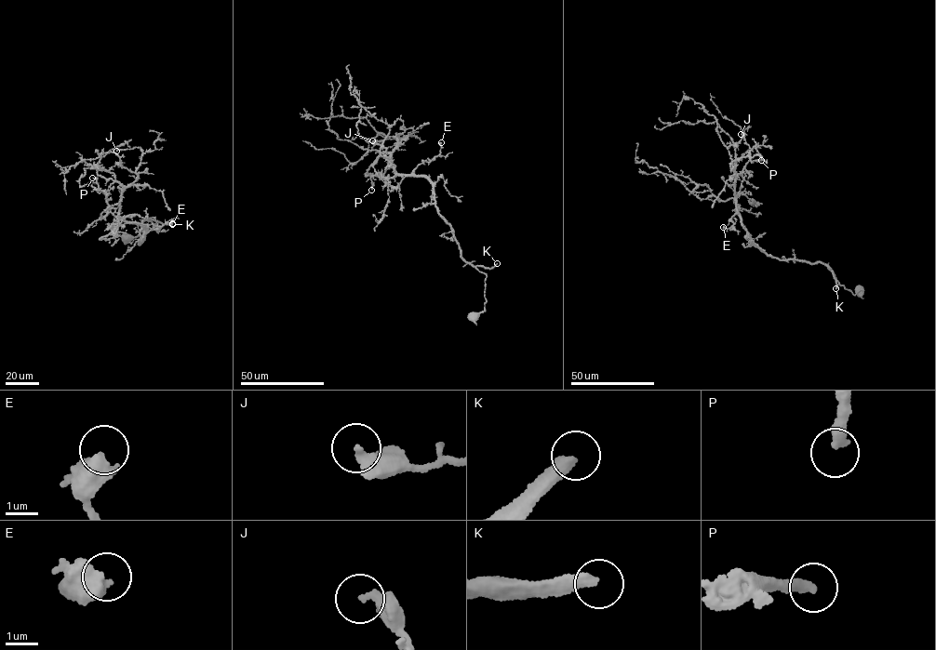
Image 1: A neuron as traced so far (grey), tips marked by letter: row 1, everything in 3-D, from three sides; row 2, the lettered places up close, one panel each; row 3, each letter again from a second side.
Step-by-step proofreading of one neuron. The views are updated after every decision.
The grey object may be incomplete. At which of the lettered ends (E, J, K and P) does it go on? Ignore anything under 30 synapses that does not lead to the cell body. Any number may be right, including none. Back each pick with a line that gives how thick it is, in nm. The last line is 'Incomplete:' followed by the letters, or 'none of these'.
K: calibre 400 nm
Incomplete: K

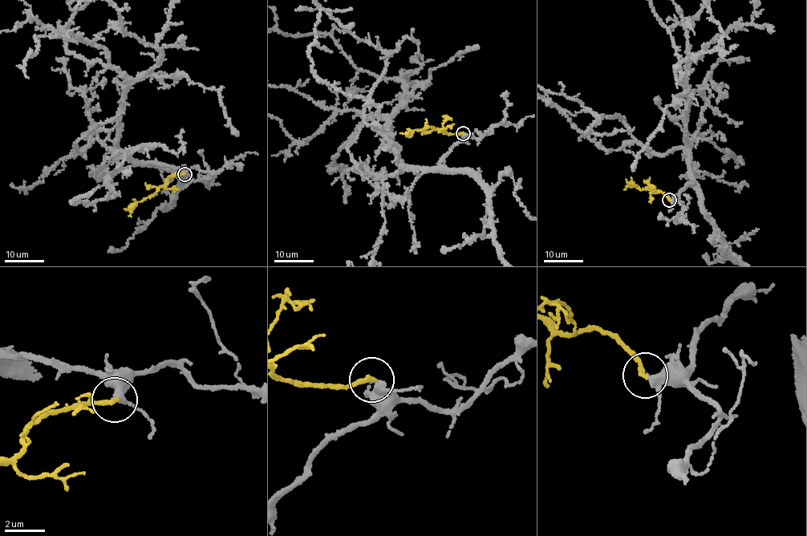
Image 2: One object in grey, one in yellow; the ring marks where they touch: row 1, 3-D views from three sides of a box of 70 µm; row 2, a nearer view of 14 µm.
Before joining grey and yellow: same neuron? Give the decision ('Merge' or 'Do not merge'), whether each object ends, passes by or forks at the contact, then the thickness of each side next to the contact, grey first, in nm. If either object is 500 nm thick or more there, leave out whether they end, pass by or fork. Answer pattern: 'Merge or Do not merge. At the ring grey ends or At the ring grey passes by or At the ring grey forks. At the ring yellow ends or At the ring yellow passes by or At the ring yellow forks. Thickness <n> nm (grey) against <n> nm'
Merge. At the ring grey passes by. At the ring yellow ends. Thickness 320 nm (grey) against 260 nm

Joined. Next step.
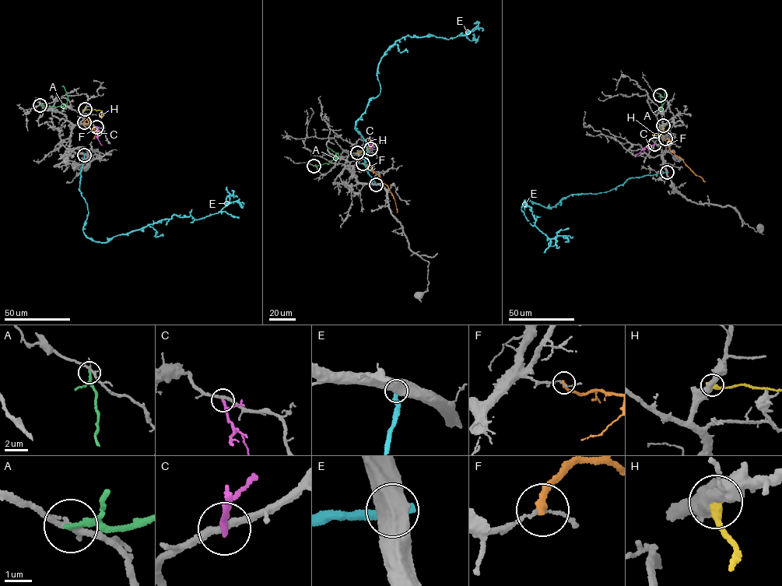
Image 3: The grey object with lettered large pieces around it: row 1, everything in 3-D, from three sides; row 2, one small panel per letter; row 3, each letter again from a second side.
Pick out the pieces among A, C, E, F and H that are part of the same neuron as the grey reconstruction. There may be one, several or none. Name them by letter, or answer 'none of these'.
none of these

